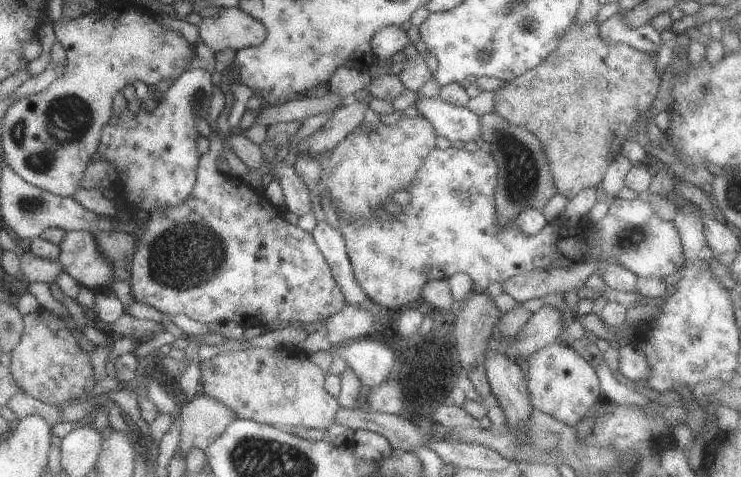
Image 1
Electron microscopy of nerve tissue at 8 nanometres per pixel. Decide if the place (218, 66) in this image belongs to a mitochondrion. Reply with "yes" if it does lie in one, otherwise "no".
no

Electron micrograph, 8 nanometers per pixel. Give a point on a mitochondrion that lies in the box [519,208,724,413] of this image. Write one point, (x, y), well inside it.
(632, 237)

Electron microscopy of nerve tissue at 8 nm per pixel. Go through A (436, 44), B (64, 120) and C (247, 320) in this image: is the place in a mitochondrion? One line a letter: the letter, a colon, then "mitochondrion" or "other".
A: other
B: mitochondrion
C: other

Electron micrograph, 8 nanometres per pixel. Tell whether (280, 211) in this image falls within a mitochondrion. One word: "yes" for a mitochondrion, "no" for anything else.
no

